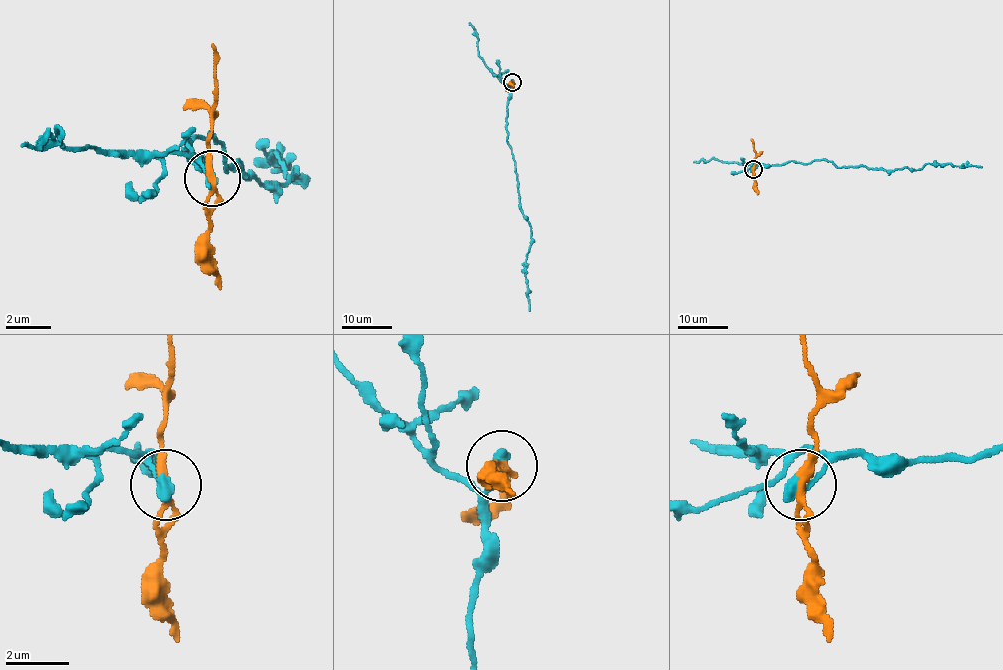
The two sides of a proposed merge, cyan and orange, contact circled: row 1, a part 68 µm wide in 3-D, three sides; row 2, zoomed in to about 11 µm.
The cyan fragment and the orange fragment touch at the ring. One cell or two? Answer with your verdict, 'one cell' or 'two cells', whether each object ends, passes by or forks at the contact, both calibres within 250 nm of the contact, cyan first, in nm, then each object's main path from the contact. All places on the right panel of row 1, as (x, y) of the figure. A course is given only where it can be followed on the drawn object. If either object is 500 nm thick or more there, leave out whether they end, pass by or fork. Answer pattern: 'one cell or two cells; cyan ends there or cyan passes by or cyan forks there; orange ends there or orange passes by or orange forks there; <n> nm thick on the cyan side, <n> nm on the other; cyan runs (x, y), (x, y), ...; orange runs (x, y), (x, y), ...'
two cells; cyan ends there; orange passes by; 360 nm thick on the cyan side, 280 nm on the other; cyan runs (753, 169), (760, 164), (821, 159), (837, 167), (865, 166), (888, 171), (922, 168), (927, 163), (981, 167); orange runs (753, 169), (755, 153), (751, 139)

